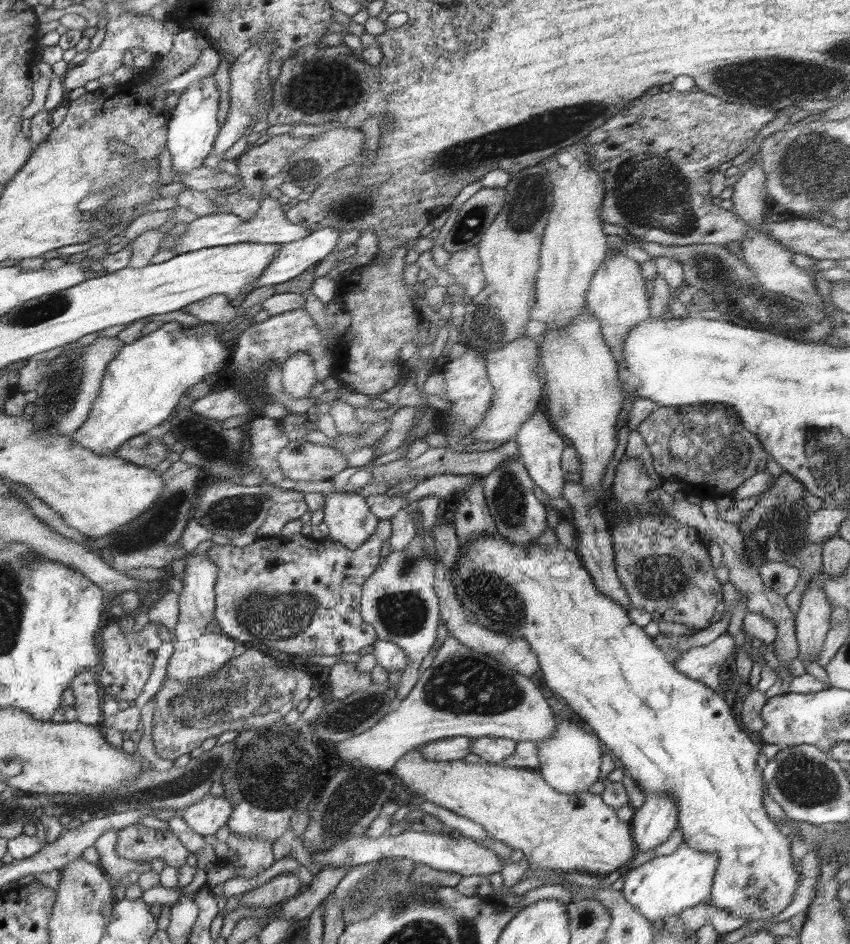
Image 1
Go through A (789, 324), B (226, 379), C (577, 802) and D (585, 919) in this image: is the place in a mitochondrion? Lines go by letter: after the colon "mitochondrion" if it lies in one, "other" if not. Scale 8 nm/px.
A: mitochondrion
B: other
C: other
D: other

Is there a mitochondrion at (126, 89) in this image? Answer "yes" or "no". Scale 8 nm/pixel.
no

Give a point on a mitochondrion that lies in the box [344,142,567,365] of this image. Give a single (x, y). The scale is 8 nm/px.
(529, 202)

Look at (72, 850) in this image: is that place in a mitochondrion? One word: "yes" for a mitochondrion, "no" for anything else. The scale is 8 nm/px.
no

